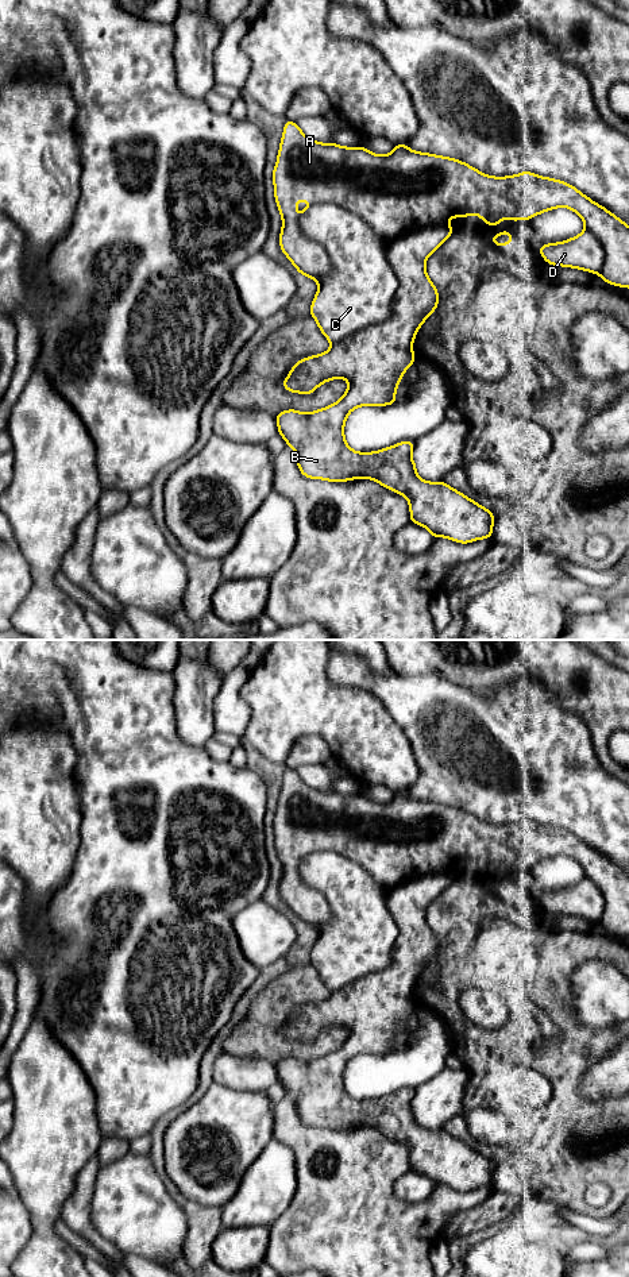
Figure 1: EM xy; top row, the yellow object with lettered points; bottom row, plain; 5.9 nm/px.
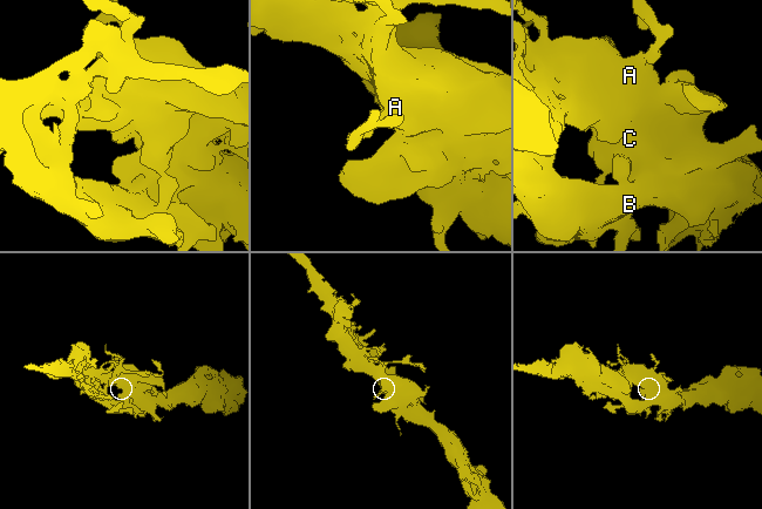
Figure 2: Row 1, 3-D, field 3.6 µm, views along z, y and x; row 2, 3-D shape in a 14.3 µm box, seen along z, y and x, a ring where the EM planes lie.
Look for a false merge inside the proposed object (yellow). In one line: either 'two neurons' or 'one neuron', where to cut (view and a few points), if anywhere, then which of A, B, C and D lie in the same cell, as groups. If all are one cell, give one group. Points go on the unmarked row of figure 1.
two neurons; cut in xy along (447, 872), (389, 891), (397, 929), (390, 961), (331, 992); A C D / B

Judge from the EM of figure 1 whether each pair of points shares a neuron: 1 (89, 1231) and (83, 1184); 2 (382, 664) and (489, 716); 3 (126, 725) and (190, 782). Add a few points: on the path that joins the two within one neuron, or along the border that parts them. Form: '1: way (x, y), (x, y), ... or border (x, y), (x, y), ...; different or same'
1: way (83, 1219), (83, 1196); same
2: border (363, 659), (377, 672), (394, 674); different
3: way (142, 739), (174, 770); same

